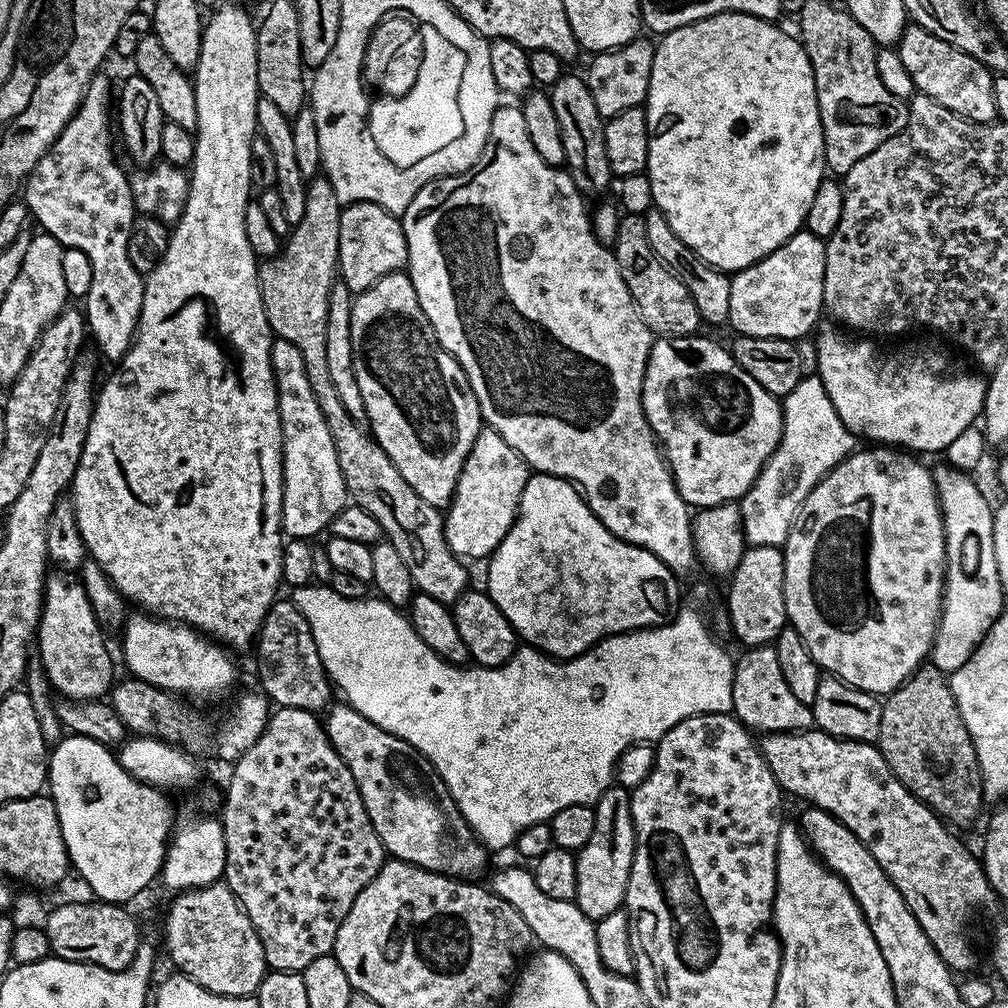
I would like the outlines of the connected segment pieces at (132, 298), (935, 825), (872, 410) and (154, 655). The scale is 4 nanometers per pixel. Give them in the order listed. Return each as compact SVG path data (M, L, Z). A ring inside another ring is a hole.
M104 74L93 76L80 99L78 110L70 118L70 122L58 134L52 143L47 156L43 156L34 166L34 170L22 184L22 200L27 205L31 219L41 224L43 231L52 236L65 248L82 250L86 258L90 258L90 266L94 270L94 278L90 281L90 290L82 300L82 311L86 317L86 328L96 339L100 352L108 360L119 362L130 350L136 328L140 324L142 314L142 298L144 297L145 277L134 270L134 262L130 262L128 243L130 230L138 215L136 197L132 194L132 180L124 173L122 165L116 161L112 153L112 132L108 123L114 120L114 88Z
M819 730L769 732L759 737L758 747L774 778L787 795L789 792L800 800L808 799L807 803L811 807L826 810L831 816L838 818L863 842L866 850L874 854L878 866L886 870L890 882L894 882L898 894L902 894L906 906L910 906L914 918L918 918L918 926L926 930L926 938L930 938L953 973L973 973L978 960L969 938L963 933L968 914L983 903L994 904L997 901L996 893L985 876L983 863L978 859L977 853L975 856L945 821L912 795L909 788L890 770L879 747L857 740L840 740Z
M821 327L819 329L819 332L821 331L820 337L814 340L816 350L814 364L815 367L820 367L820 369L818 369L820 381L826 386L826 392L830 394L830 400L834 402L834 408L838 410L838 416L842 418L844 425L847 426L857 438L864 439L865 436L865 438L868 439L865 441L875 442L880 446L895 446L901 450L911 450L916 454L924 454L920 452L943 453L950 446L950 442L954 442L954 438L958 438L958 434L962 434L962 430L966 430L970 425L977 423L978 417L984 411L984 390L986 384L983 379L979 380L978 377L971 376L968 372L959 372L946 357L939 356L936 352L924 352L921 356L891 356L888 352L879 352L879 350L876 349L877 341L875 339L857 338L855 335L841 330L839 327L831 327L832 328Z
M136 614L125 623L122 629L124 636L124 660L133 677L137 680L145 680L159 688L169 689L177 694L183 694L188 698L196 696L220 696L232 688L236 680L236 664L231 660L229 649L221 646L217 641L201 634L195 628L189 628L186 624L177 624L159 618L153 618L148 614Z

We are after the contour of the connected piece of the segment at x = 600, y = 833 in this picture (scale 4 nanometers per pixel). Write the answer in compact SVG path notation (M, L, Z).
M613 786L607 788L595 802L594 834L590 842L575 853L578 870L578 890L575 904L586 918L594 922L624 908L630 870L636 853L636 831L632 817L632 797L629 789Z

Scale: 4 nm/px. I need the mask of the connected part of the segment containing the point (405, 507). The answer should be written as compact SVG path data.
M317 174L307 181L306 210L302 214L302 222L298 222L289 231L282 247L275 256L265 259L260 264L260 289L262 290L262 306L266 310L268 324L279 339L298 346L302 354L302 362L306 366L306 374L310 378L310 386L314 390L314 398L326 418L326 426L330 426L330 434L334 438L334 450L338 454L338 466L342 466L342 478L348 487L348 495L362 510L374 514L378 518L378 526L382 526L384 536L398 550L398 555L406 561L410 570L416 592L430 594L430 598L438 598L438 602L449 606L455 605L456 599L463 592L469 591L468 572L465 561L455 556L446 542L444 533L444 516L441 509L430 506L426 498L418 498L418 494L398 474L398 466L390 462L386 450L367 431L362 429L361 421L350 418L346 414L346 406L342 406L342 398L338 398L338 390L334 390L334 381L330 379L330 369L326 358L326 320L330 310L330 290L338 283L338 222L342 205L338 202L338 194L334 194L334 186L323 176Z

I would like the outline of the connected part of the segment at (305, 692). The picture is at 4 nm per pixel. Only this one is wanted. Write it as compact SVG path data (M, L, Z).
M290 598L277 599L270 606L256 637L256 672L260 675L259 687L276 708L293 708L307 712L323 713L333 703L334 685L328 679L310 622Z

